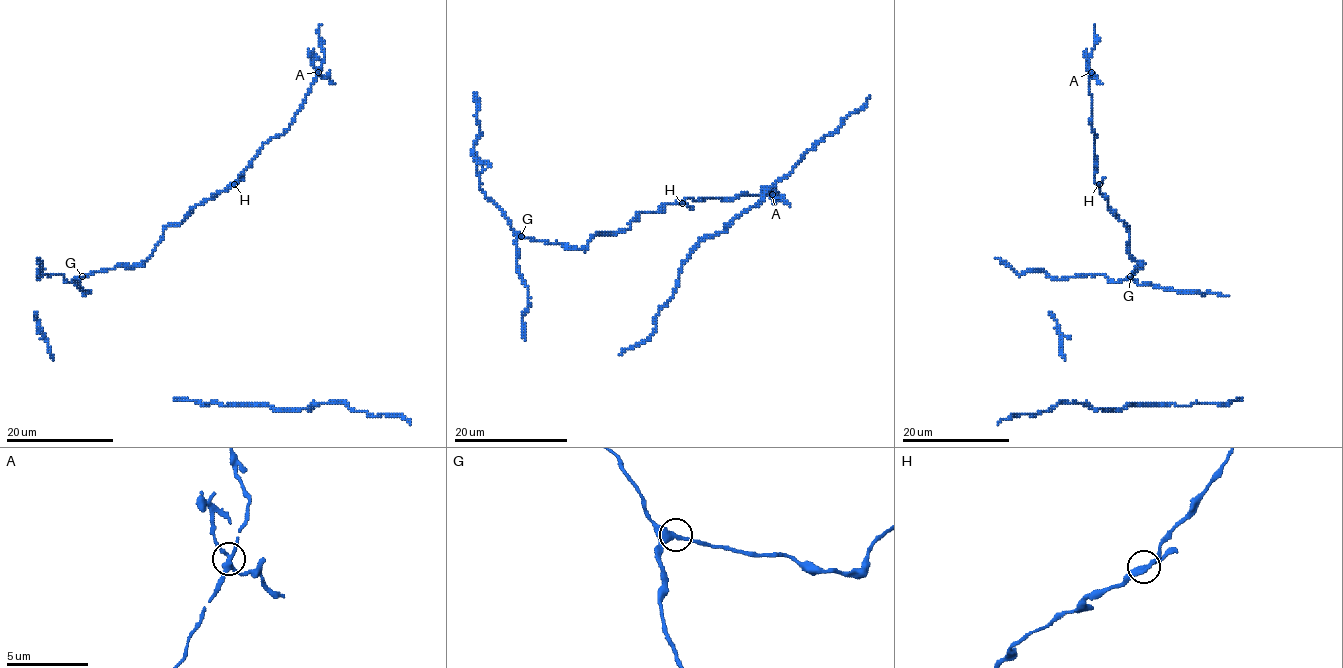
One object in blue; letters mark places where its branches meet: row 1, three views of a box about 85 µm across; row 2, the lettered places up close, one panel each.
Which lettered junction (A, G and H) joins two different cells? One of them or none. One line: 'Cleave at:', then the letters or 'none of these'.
Cleave at: A

